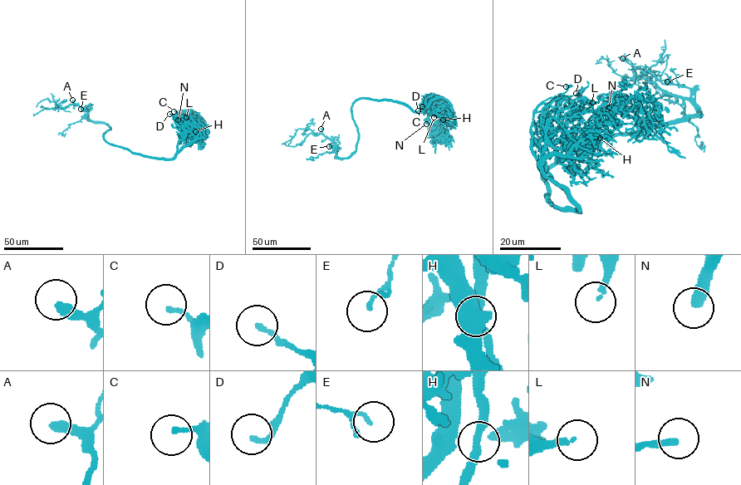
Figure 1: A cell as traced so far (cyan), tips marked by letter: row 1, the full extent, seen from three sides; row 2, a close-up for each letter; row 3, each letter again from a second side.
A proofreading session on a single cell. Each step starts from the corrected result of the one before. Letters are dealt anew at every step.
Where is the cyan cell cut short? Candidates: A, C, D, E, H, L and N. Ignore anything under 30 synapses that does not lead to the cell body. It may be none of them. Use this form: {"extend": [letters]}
{"extend": ["A", "L", "N"]}

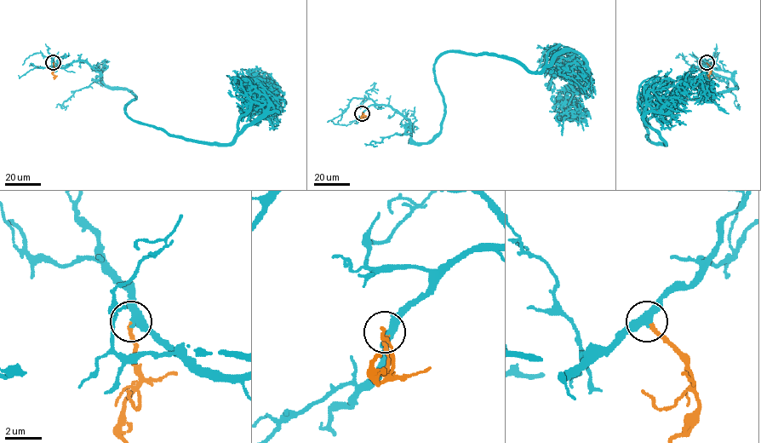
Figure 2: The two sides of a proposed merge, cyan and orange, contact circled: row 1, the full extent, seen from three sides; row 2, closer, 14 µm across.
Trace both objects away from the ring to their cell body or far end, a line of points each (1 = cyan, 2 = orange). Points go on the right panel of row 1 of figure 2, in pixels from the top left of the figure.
1: (706, 62), (698, 67), (736, 87), (659, 110), (647, 137), (665, 143), (644, 116), (689, 86), (729, 113)
2: (706, 62), (712, 70), (709, 79)

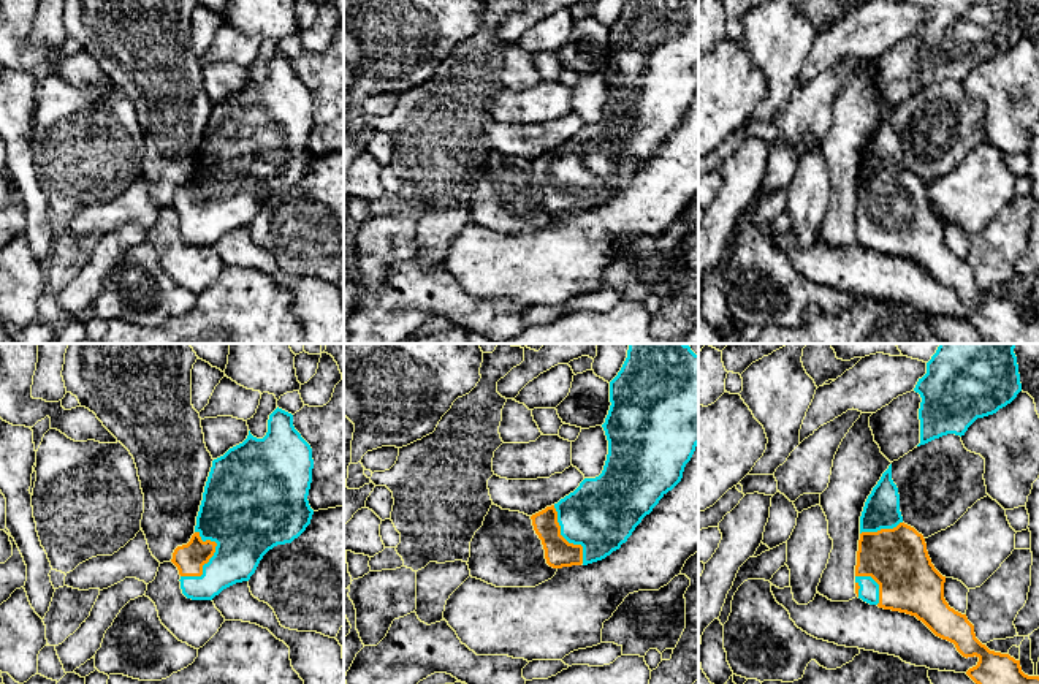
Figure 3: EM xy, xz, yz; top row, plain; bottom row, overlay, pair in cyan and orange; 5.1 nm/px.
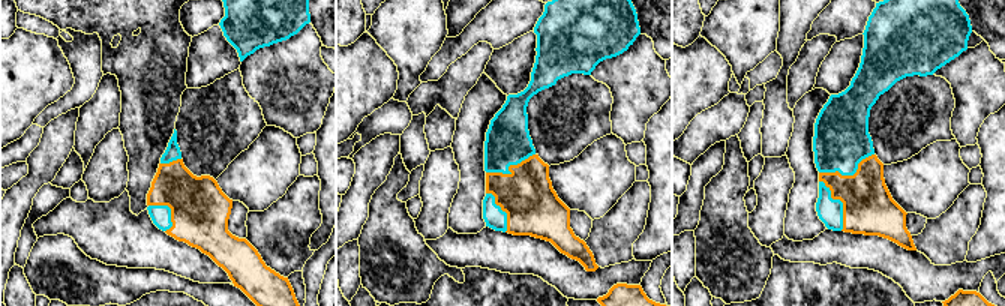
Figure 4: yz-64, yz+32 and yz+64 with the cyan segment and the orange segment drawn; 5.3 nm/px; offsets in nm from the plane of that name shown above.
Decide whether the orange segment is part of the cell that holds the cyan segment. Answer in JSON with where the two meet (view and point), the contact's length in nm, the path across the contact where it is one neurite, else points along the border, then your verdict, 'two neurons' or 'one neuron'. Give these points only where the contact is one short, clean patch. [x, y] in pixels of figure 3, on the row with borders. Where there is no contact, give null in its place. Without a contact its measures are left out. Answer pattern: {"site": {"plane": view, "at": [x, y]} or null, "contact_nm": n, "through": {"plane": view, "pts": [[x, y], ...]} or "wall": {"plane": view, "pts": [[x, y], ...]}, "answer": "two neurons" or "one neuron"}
{"site": {"plane": "xy", "at": [203, 567]}, "contact_nm": 260, "answer": "one neuron"}

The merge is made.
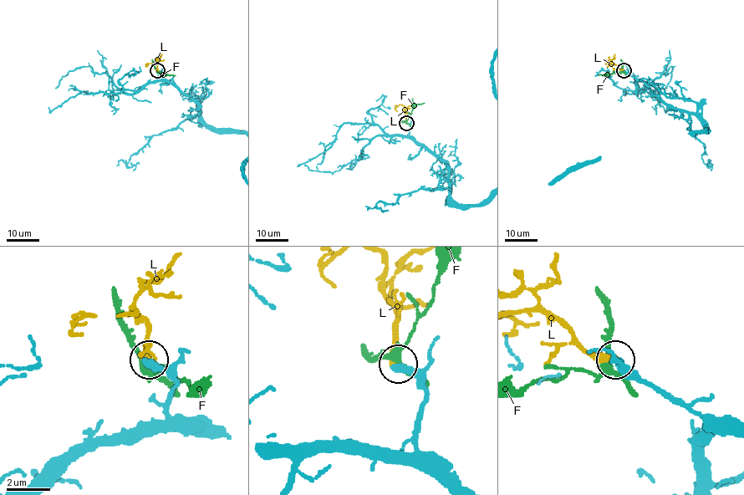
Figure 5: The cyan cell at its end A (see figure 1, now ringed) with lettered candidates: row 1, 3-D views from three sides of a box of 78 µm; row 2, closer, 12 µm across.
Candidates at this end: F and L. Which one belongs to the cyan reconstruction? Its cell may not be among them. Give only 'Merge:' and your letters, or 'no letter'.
Merge: L

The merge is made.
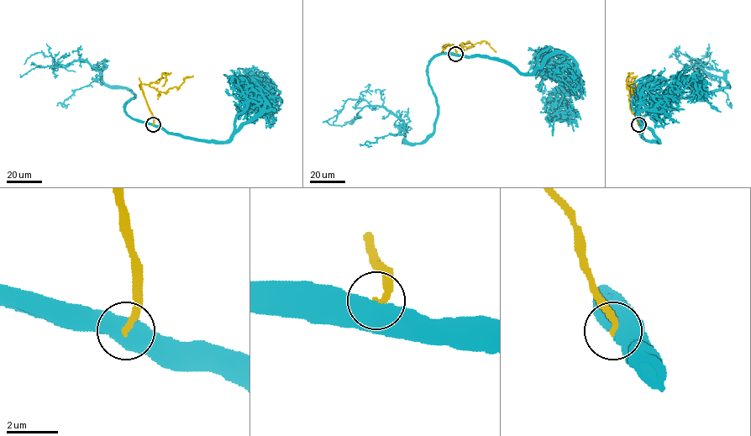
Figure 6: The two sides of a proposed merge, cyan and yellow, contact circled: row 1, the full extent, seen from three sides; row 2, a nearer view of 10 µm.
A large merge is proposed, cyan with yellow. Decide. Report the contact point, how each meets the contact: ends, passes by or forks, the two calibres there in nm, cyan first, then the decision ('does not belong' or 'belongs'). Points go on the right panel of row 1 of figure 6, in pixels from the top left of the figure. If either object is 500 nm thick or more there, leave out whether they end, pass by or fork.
at (638, 124); 800 nm thick on the cyan side, 280 nm on the other; does not belong

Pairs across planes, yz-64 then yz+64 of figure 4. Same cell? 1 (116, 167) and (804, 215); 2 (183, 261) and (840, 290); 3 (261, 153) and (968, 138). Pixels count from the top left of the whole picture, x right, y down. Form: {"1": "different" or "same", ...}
{"1": "different", "2": "different", "3": "different"}

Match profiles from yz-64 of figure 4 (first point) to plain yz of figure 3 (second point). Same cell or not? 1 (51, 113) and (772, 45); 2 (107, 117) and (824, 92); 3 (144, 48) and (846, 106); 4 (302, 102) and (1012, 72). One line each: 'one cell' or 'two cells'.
1: one cell
2: one cell
3: one cell
4: one cell

